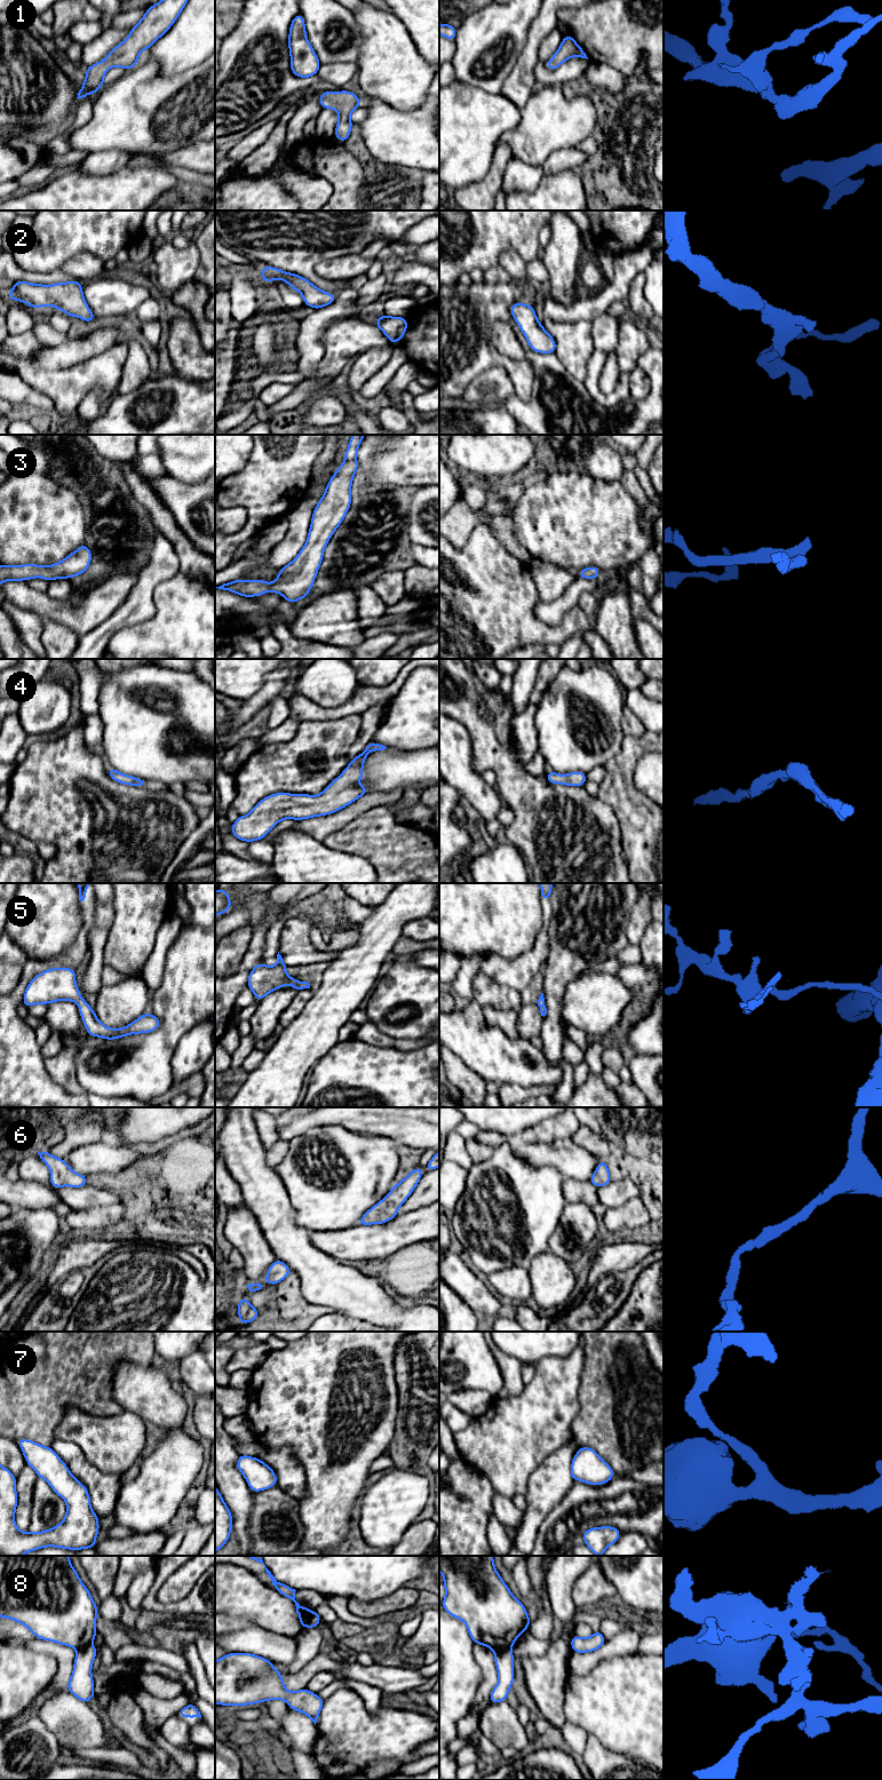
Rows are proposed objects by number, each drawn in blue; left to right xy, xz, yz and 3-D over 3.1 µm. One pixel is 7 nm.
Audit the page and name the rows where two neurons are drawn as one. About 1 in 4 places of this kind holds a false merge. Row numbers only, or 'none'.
8

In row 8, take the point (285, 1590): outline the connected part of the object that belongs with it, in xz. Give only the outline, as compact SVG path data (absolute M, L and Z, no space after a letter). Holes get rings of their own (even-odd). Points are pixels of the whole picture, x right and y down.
M246 1556L253 1560L256 1560L261 1564L264 1565L263 1560L262 1560L262 1556ZM265 1567L265 1572L268 1573L269 1578L272 1580L272 1584L275 1586L275 1589L280 1592L283 1596L289 1598L291 1600L293 1600L295 1603L296 1606L296 1613L300 1616L300 1624L303 1628L303 1620L308 1616L308 1614L311 1612L310 1610L305 1608L304 1606L300 1605L296 1600L295 1600L295 1589L292 1589L291 1587L280 1583L276 1580L276 1578L271 1574L271 1572Z

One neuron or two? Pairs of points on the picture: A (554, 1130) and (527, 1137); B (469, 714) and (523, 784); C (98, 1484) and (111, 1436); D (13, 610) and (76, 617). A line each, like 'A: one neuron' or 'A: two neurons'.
A: one neuron
B: one neuron
C: two neurons
D: two neurons

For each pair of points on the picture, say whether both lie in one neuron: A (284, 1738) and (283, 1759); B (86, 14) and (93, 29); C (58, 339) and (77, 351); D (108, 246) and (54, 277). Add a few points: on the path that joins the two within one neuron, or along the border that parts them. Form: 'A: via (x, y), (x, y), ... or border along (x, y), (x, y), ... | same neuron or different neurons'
A: border along (277, 1739), (289, 1756), (294, 1767) | different neurons
B: border along (97, 20), (79, 21), (66, 33) | different neurons
C: border along (71, 338), (57, 346), (44, 346) | different neurons
D: border along (57, 269), (50, 272), (32, 272), (30, 270) | different neurons

